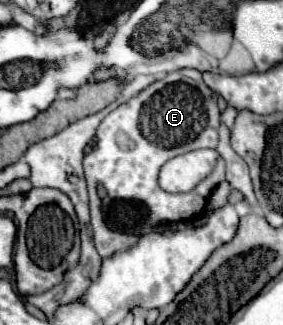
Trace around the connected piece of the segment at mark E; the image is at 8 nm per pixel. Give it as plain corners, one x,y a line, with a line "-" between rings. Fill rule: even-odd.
180,69
168,73
166,77
146,87
136,97
132,97
128,103
122,103
100,123
92,151
84,157
84,175
90,193
90,223
94,233
94,245
100,257
108,257
116,251
126,251
138,241
138,237
114,231
106,225
102,215
102,199
98,197
96,187
102,185
108,197
112,199
144,201
152,221
190,219
204,211
206,199
212,193
212,189
224,179
224,171
214,171
210,177
200,181
194,191
176,195
166,193
158,187
158,171
168,159
180,153
202,147
216,147
218,127
220,127
220,111
216,105
216,95
214,91
208,89
208,85
202,81
202,73
196,69
-
158,143
166,143
166,147
-
130,193
136,193
138,197
132,197

